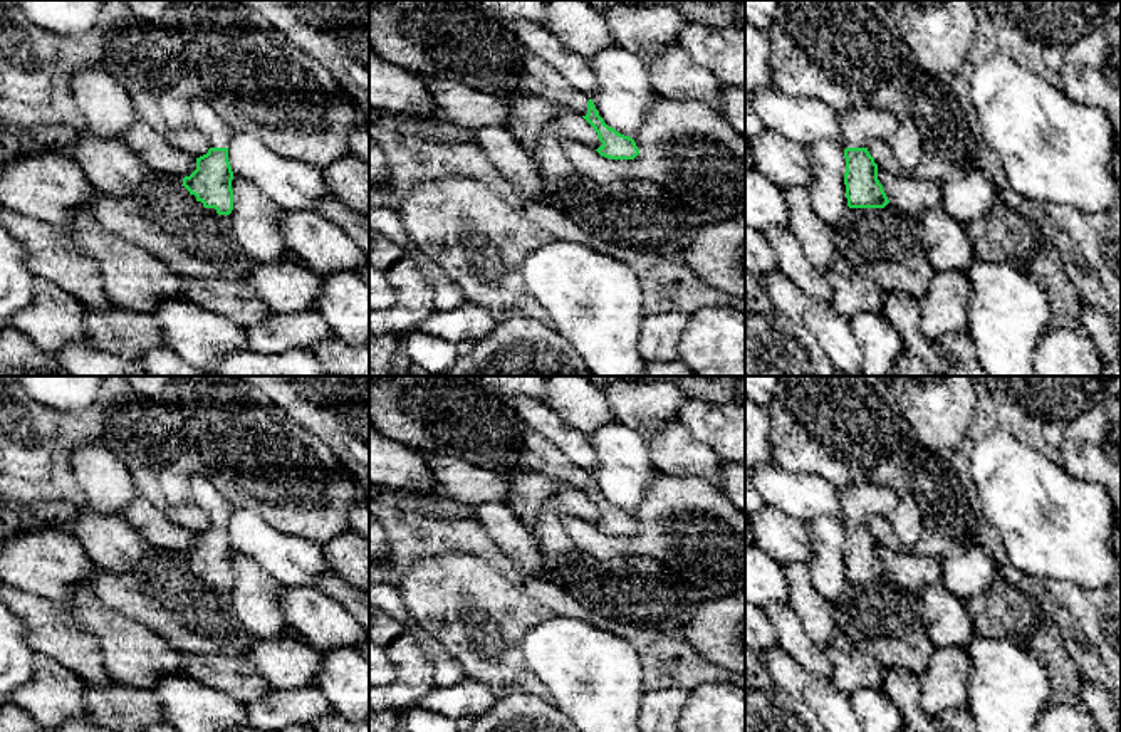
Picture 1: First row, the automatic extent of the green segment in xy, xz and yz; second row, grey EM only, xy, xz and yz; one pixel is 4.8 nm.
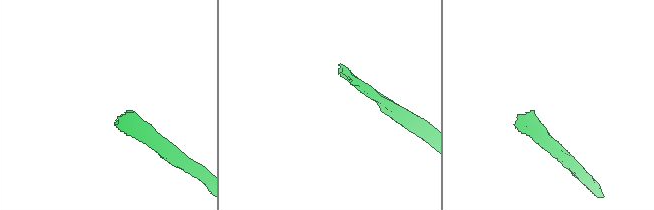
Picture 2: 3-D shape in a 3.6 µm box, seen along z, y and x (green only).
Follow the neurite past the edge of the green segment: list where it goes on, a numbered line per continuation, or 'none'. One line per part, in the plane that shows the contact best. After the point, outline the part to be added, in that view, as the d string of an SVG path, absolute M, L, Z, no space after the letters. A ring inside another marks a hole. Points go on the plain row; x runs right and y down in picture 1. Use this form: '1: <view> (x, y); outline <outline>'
1: yz (858, 501); outline M854 482L836 489L841 502L839 520L842 525L868 524L874 515L888 519L899 504L894 490L871 482Z

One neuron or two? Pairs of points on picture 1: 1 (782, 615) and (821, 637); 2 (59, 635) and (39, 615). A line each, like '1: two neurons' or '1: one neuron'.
1: two neurons
2: one neuron

